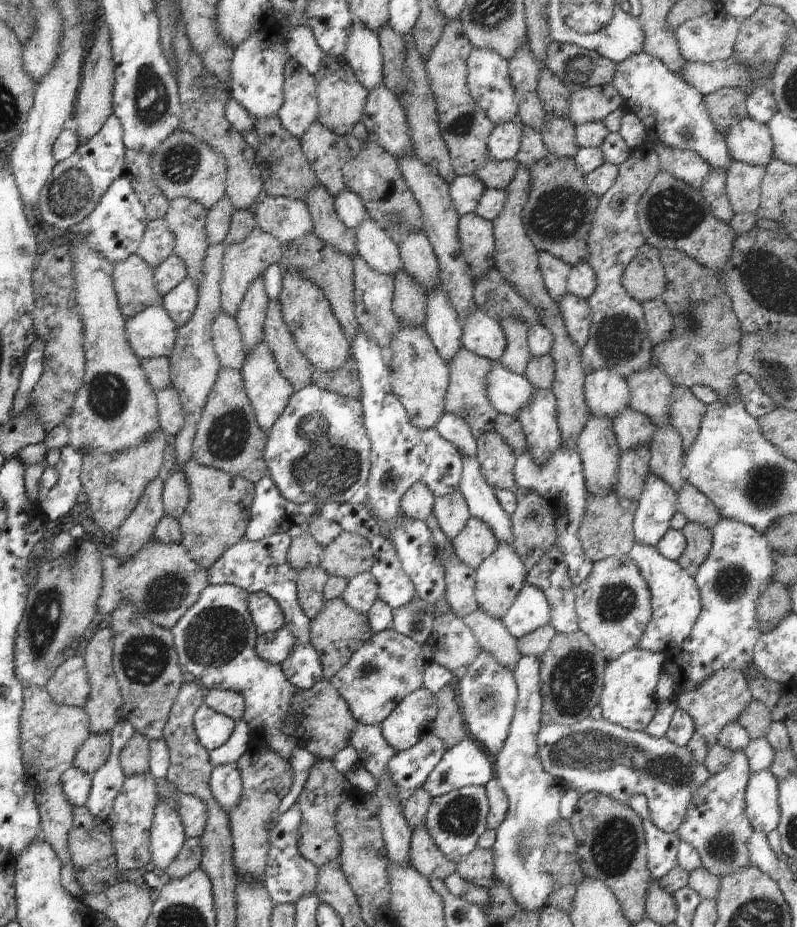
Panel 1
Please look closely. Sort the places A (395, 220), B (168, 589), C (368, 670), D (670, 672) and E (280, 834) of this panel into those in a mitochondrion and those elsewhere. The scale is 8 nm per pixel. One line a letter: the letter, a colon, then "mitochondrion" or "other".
A: mitochondrion
B: mitochondrion
C: mitochondrion
D: other
E: other

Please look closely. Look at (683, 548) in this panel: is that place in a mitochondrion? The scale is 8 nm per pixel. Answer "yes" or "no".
no

